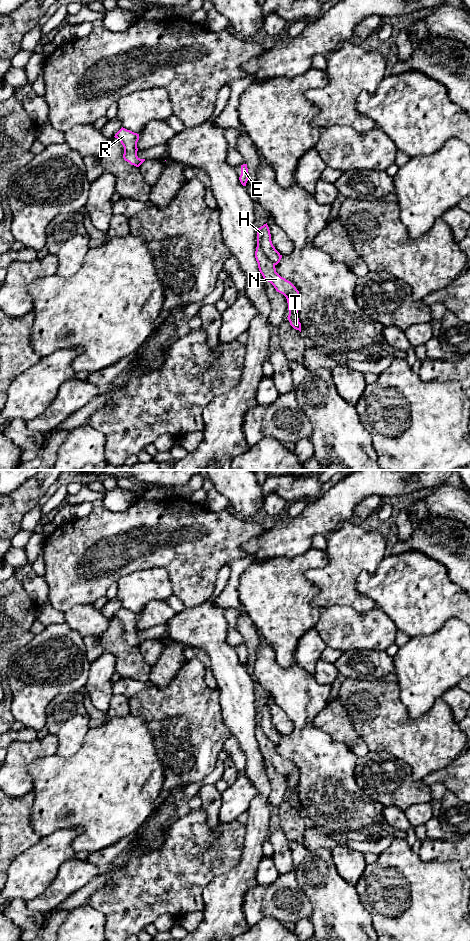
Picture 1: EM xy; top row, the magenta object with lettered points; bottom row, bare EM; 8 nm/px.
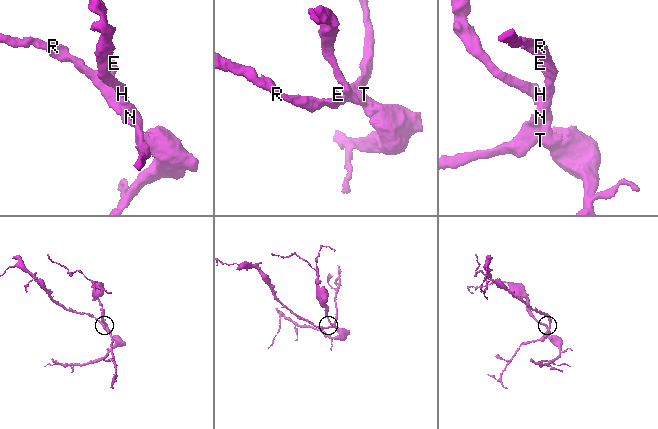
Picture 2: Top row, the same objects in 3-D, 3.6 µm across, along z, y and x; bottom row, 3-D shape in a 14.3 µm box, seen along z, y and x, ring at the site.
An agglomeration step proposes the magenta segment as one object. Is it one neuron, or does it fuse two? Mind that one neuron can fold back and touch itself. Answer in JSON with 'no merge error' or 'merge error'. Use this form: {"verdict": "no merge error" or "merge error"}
{"verdict": "merge error"}

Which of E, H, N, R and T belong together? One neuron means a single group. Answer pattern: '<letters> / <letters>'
E N R / H T

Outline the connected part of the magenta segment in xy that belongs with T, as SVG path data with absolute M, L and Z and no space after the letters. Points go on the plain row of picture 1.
M294 789L293 791L289 792L288 800L290 802L290 805L301 812L301 803L299 802L298 798L298 789Z

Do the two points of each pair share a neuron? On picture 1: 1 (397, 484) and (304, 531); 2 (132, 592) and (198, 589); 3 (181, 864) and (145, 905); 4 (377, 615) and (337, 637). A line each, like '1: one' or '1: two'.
1: one
2: two
3: one
4: one

